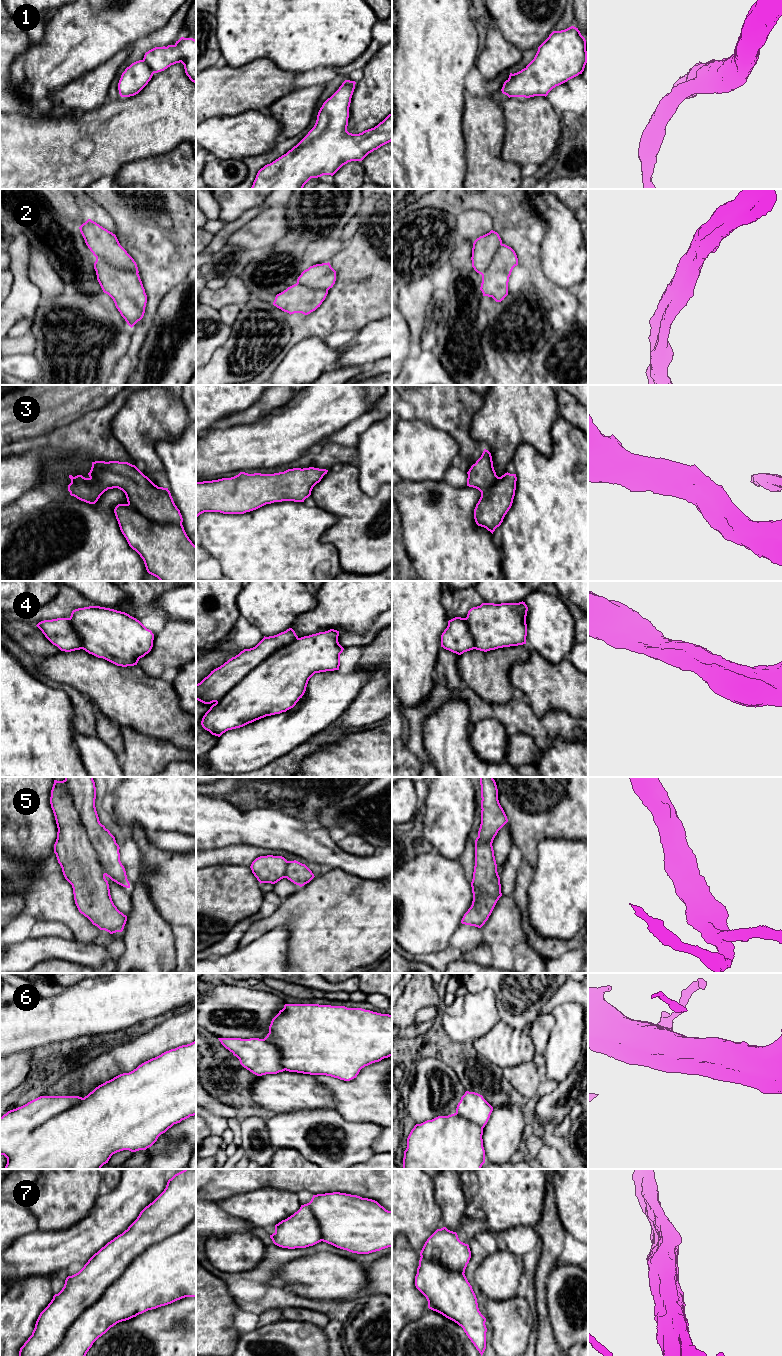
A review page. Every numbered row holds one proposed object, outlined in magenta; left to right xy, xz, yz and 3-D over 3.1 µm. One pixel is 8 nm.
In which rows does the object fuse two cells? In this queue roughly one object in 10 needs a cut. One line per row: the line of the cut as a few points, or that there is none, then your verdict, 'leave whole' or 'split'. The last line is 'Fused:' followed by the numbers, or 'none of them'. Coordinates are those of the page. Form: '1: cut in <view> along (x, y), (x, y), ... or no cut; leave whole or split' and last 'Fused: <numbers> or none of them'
1: no cut; leave whole
2: no cut; leave whole
3: no cut; leave whole
4: no cut; leave whole
5: no cut; leave whole
6: no cut; leave whole
7: no cut; leave whole
Fused: none of them

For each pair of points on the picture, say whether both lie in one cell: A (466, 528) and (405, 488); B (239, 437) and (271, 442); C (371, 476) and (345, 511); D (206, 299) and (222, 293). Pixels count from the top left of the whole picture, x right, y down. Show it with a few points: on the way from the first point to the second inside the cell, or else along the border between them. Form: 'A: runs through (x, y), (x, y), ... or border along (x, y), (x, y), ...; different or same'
A: runs through (451, 528), (446, 528), (420, 503); same
B: runs through (247, 443), (263, 443); same
C: border along (356, 466), (359, 486), (366, 493), (374, 495); different
D: runs through (210, 298), (218, 297); same

